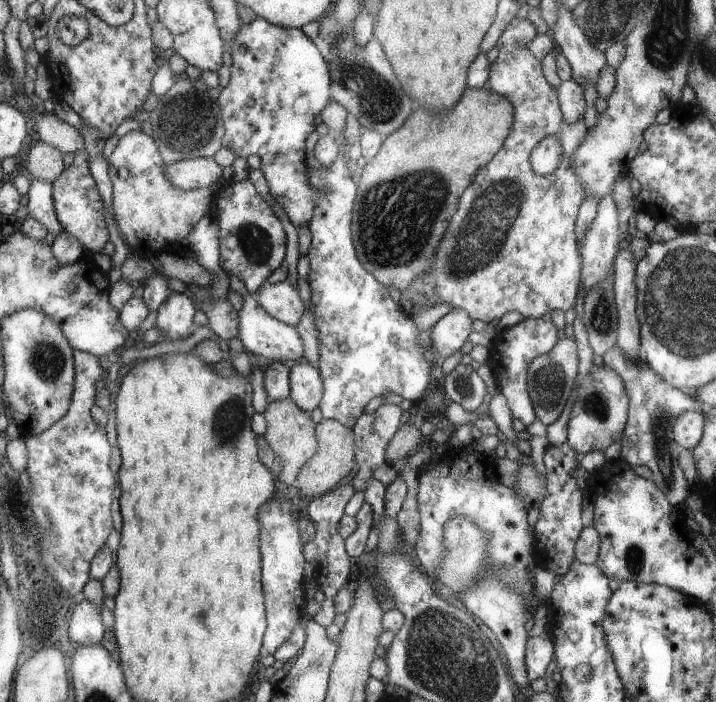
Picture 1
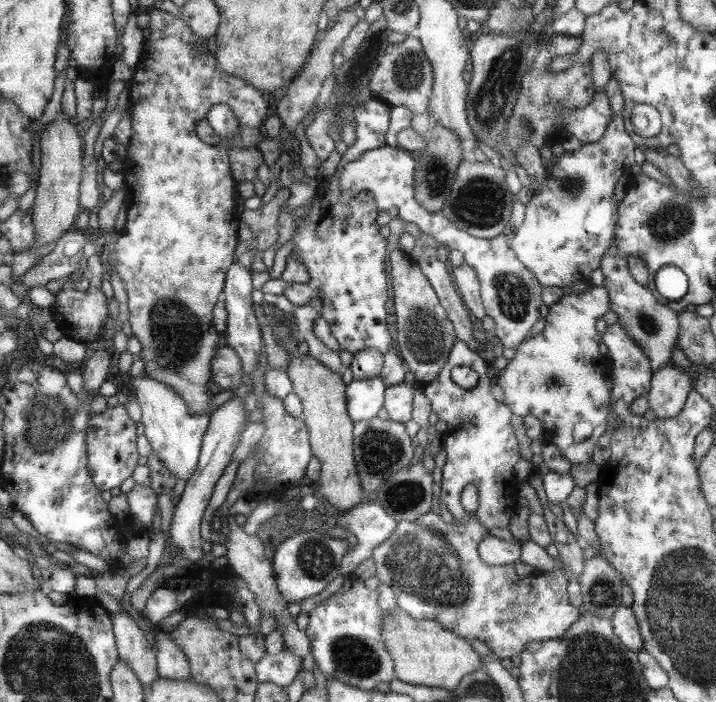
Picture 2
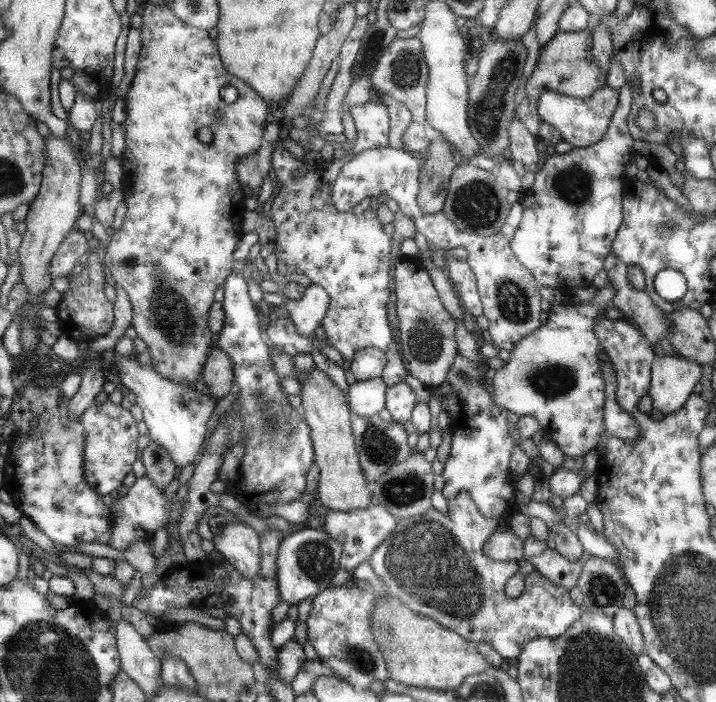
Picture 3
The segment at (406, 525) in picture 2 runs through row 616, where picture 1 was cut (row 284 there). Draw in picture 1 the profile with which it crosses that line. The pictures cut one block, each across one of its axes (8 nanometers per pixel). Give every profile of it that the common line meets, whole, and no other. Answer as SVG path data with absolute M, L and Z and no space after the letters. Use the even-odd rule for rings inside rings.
M514 17L496 41L497 59L488 67L486 88L505 96L514 108L511 140L474 177L475 184L463 192L459 212L451 216L451 232L443 236L439 248L435 246L431 270L405 288L403 295L413 305L448 303L465 310L472 321L477 319L487 326L508 311L539 318L553 309L564 313L574 306L582 272L574 225L584 198L569 164L587 129L583 117L573 124L563 122L555 88L545 82L539 60L525 46L535 34L527 19ZM547 134L557 134L561 162L551 174L541 176L531 169L530 154Z

